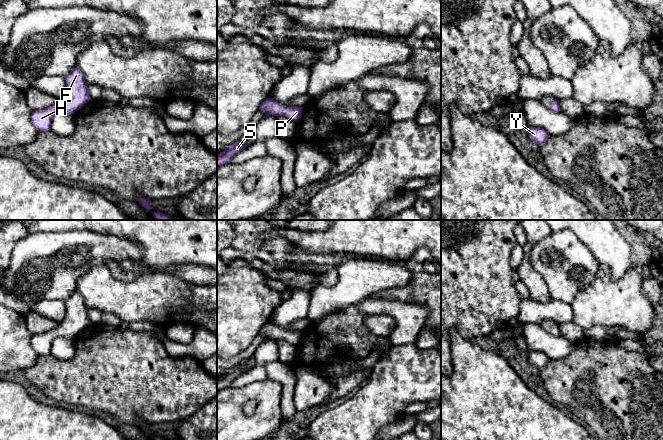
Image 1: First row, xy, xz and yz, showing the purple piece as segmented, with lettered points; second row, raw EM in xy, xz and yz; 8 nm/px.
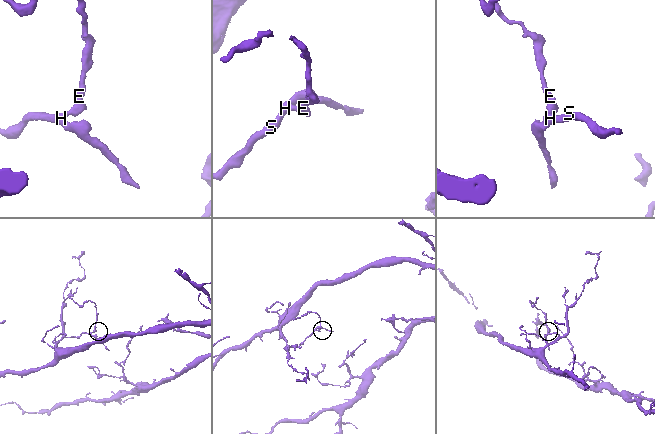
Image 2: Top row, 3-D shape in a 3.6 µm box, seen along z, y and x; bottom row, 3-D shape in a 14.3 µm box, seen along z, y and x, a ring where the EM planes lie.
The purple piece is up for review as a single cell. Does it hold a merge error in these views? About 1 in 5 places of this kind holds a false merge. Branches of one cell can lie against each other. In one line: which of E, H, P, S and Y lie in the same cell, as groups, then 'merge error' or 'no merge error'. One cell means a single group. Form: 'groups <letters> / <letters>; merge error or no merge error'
groups E H P S Y; no merge error

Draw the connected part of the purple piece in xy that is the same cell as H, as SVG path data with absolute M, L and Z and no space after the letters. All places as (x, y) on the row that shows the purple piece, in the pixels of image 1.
M77 65L65 77L65 80L66 93L56 105L32 112L31 122L38 132L51 131L54 114L58 112L73 114L91 99L83 73Z

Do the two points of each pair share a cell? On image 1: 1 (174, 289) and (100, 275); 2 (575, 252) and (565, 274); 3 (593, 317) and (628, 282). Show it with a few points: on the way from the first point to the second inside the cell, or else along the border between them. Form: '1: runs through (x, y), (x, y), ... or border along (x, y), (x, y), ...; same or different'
1: runs through (156, 290), (118, 290); same
2: runs through (570, 257), (566, 261), (566, 269); same
3: runs through (602, 308), (621, 291); same

